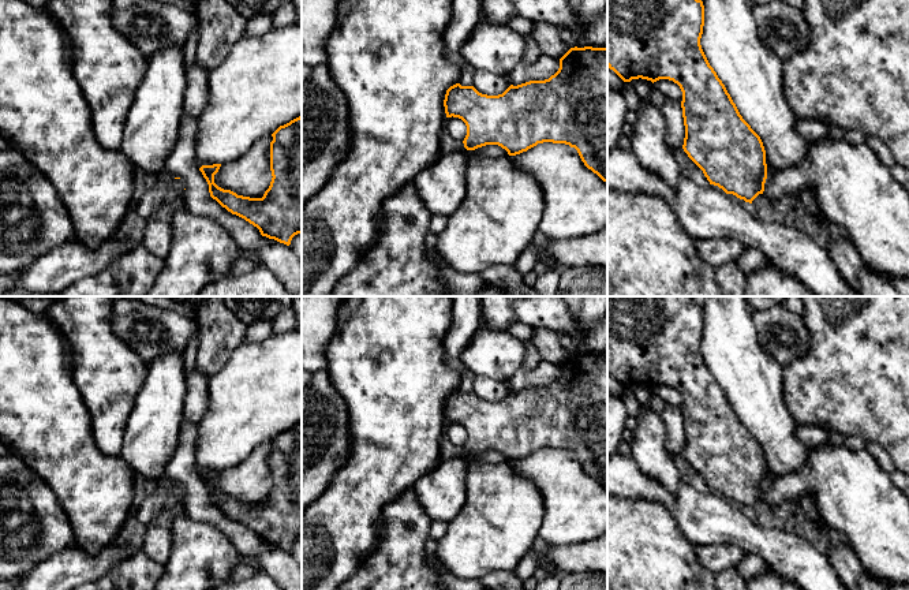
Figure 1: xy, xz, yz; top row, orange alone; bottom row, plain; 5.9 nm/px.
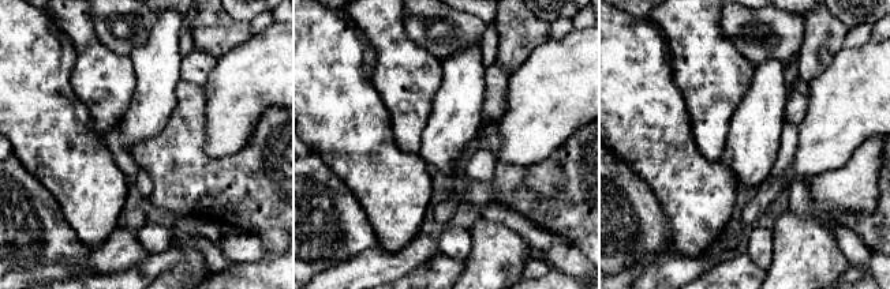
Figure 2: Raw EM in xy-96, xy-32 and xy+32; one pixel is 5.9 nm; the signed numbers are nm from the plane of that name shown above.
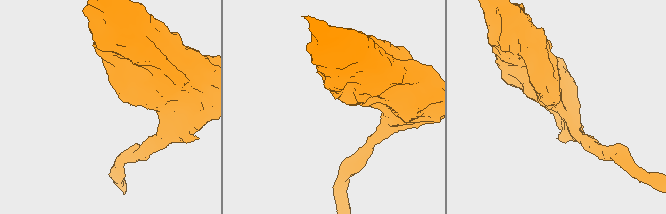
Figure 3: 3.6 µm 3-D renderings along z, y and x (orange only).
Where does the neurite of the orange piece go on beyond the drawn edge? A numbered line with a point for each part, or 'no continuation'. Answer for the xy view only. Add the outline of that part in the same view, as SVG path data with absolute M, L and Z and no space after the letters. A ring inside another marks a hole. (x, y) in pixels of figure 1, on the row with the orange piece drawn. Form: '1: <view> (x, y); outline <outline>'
no continuation

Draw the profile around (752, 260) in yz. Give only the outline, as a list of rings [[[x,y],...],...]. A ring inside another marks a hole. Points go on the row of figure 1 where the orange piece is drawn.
[[[747,247],[737,261],[737,265],[742,269],[742,272],[749,276],[751,273],[764,268],[768,265],[768,258],[755,247]]]

